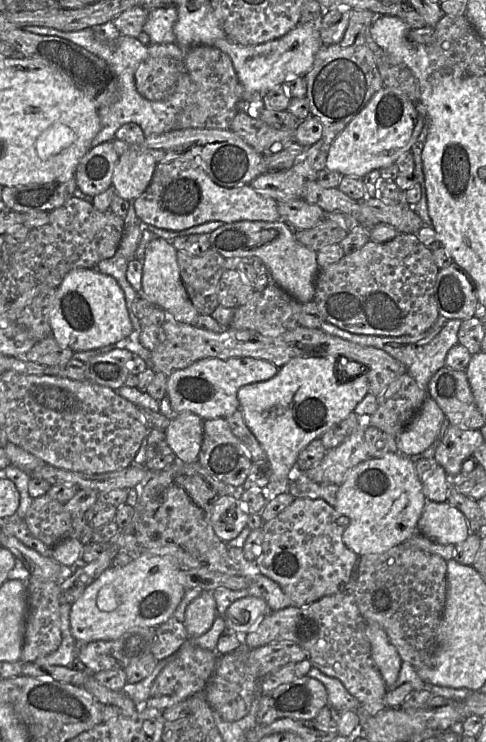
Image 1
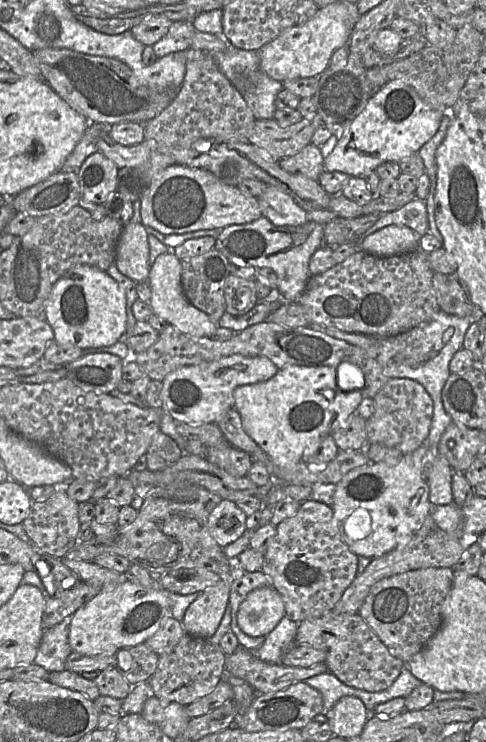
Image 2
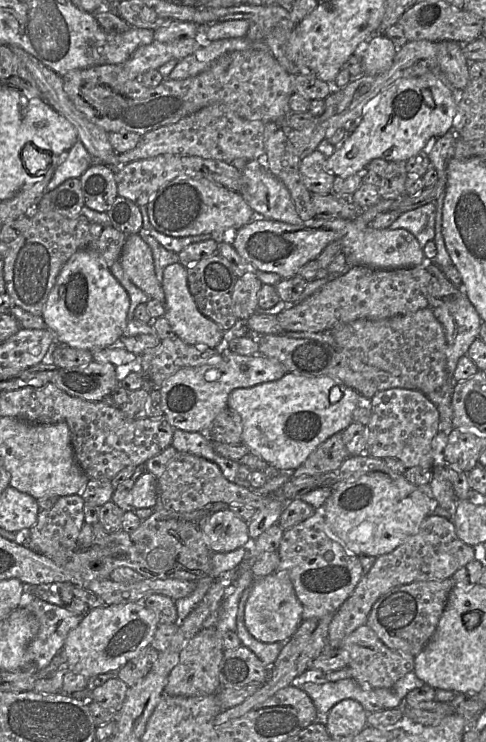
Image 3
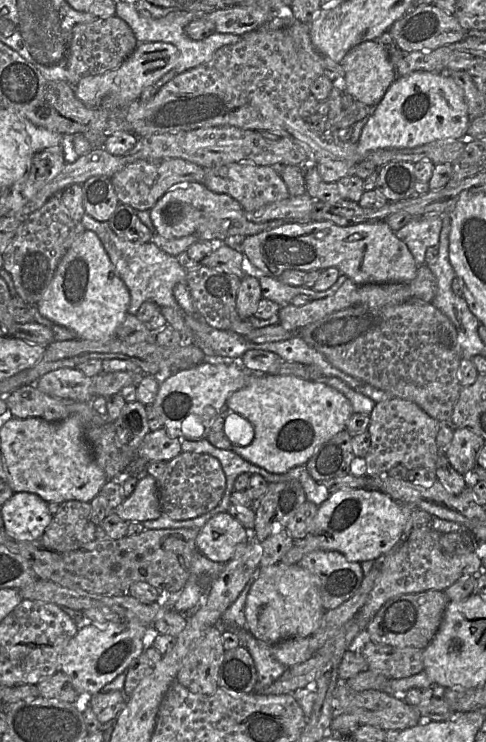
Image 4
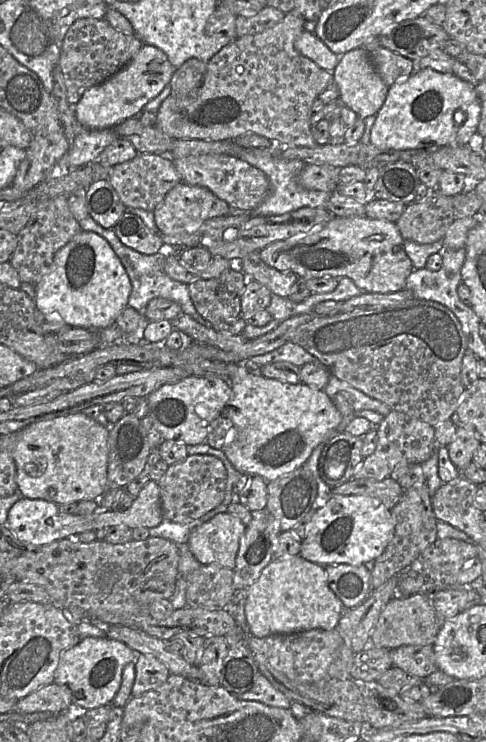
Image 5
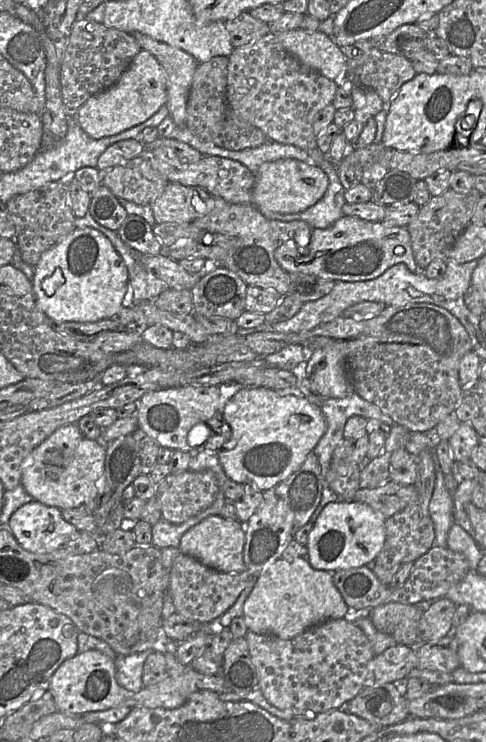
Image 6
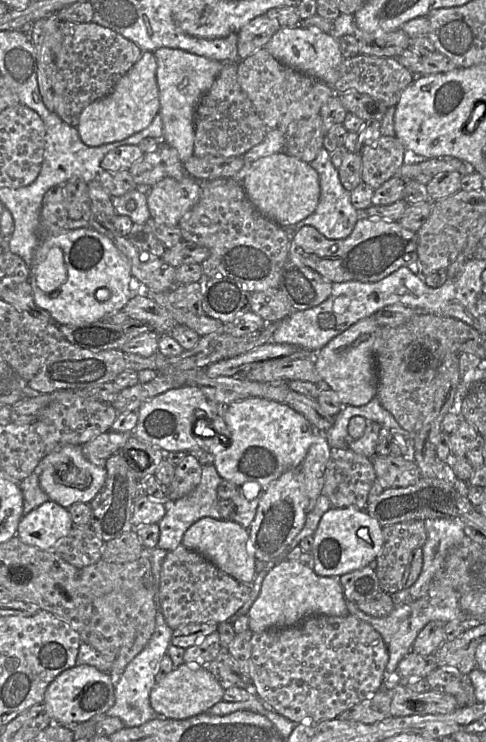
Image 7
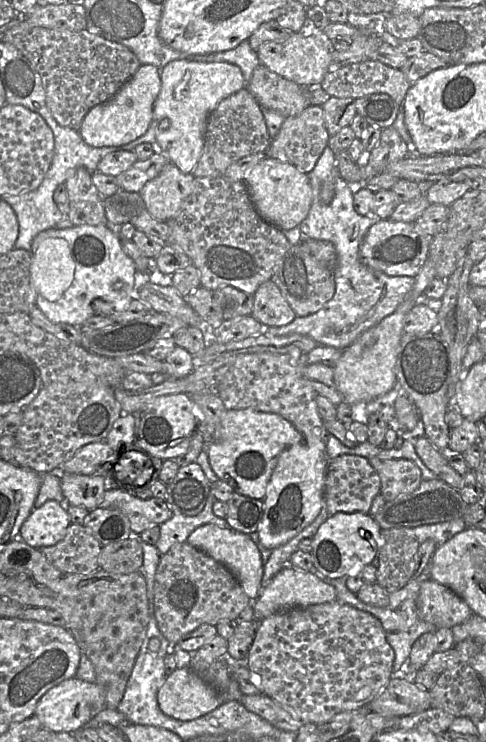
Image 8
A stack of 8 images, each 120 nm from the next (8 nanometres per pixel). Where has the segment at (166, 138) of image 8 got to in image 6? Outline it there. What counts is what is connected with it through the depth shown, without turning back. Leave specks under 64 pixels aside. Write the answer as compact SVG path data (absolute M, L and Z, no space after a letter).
M140 32L131 33L141 49L149 51L163 67L167 77L169 116L178 126L185 126L186 108L198 62L189 53L159 42Z

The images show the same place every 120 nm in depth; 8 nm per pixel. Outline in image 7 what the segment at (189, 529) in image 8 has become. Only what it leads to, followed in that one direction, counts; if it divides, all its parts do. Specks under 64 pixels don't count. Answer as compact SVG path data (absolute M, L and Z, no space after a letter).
M214 464L202 465L201 481L198 486L185 497L178 500L167 500L164 503L166 514L158 523L160 528L159 548L168 552L176 549L182 544L185 532L202 518L224 520L218 509L219 497L217 495L217 488L222 480Z

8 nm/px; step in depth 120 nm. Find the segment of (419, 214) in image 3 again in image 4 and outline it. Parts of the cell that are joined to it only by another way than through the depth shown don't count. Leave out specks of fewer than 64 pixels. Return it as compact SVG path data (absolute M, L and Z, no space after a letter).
M425 214L416 217L394 232L412 253L418 266L425 263L426 250L439 243L442 218L440 214Z

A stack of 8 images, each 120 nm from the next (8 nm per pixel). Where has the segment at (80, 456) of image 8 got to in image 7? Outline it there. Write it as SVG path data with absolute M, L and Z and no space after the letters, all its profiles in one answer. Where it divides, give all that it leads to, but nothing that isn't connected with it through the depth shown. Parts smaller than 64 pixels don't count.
M110 430L82 445L84 457L94 465L104 467L106 460L124 449L125 443L133 433Z

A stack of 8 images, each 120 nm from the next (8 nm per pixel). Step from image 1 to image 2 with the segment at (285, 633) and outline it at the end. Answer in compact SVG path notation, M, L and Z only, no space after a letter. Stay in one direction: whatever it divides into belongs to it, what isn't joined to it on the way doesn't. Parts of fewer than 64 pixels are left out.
M333 611L319 618L298 624L295 644L310 645L326 653L328 671L347 686L367 692L381 692L395 682L405 663L393 656L377 634L357 614L335 614Z

